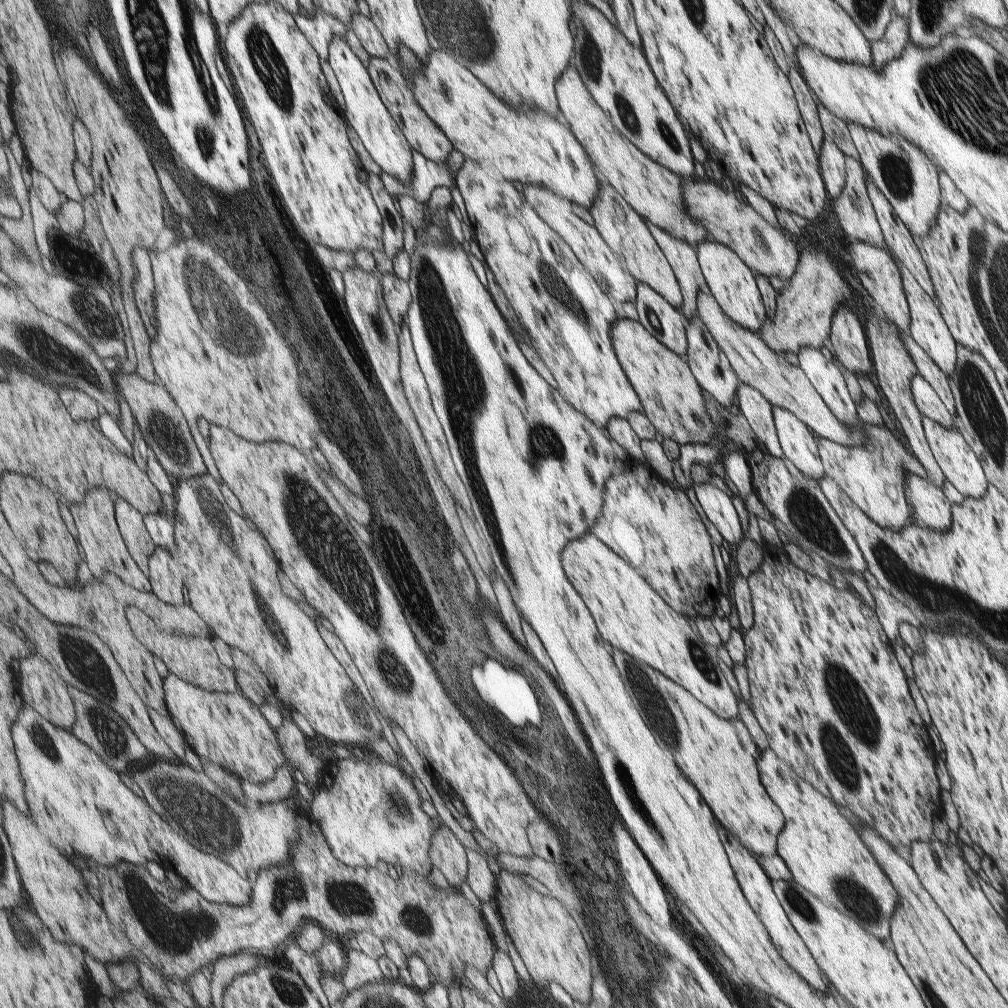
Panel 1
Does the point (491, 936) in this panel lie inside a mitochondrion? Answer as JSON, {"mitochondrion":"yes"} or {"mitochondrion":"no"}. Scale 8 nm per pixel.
{"mitochondrion":"no"}

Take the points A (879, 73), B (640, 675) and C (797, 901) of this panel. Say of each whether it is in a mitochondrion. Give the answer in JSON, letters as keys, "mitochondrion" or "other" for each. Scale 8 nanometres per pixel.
{"A":"other","B":"mitochondrion","C":"mitochondrion"}

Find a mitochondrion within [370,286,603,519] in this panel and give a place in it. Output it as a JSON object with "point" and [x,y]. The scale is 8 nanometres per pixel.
{"point":[545,447]}

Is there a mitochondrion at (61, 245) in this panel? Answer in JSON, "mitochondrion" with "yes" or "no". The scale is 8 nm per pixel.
{"mitochondrion":"no"}

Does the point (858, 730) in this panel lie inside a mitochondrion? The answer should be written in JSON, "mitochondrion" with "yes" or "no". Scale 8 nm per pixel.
{"mitochondrion":"yes"}

